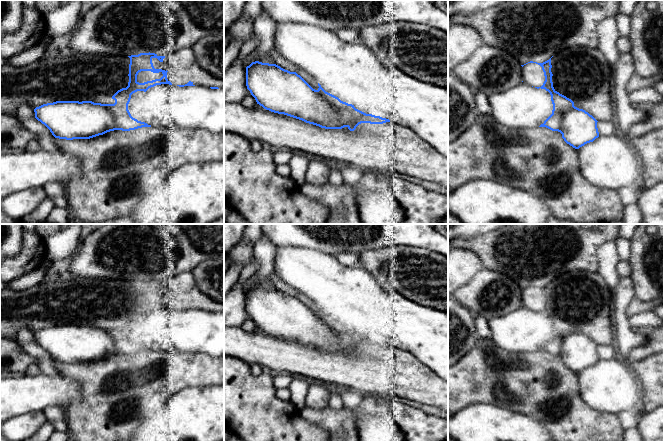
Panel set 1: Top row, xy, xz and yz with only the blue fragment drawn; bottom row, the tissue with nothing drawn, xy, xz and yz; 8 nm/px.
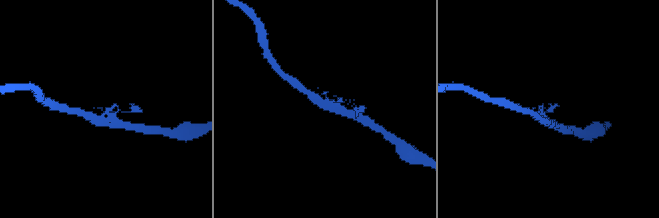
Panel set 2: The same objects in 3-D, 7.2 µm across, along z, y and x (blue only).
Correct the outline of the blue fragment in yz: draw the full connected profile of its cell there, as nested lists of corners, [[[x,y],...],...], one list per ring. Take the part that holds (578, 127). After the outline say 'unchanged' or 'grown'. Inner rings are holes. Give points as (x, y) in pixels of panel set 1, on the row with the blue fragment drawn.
[[[551,58],[543,63],[530,61],[542,67],[545,81],[537,89],[545,89],[551,95],[552,114],[539,127],[546,127],[562,134],[564,141],[575,149],[593,142],[599,137],[597,120],[583,109],[574,106],[574,102],[557,92],[553,87]]]; unchanged

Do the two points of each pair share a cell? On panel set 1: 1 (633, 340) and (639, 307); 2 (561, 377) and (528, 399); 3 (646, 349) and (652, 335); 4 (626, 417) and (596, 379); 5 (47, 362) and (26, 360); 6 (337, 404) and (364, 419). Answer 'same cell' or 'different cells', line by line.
1: different cells
2: same cell
3: same cell
4: different cells
5: different cells
6: different cells

